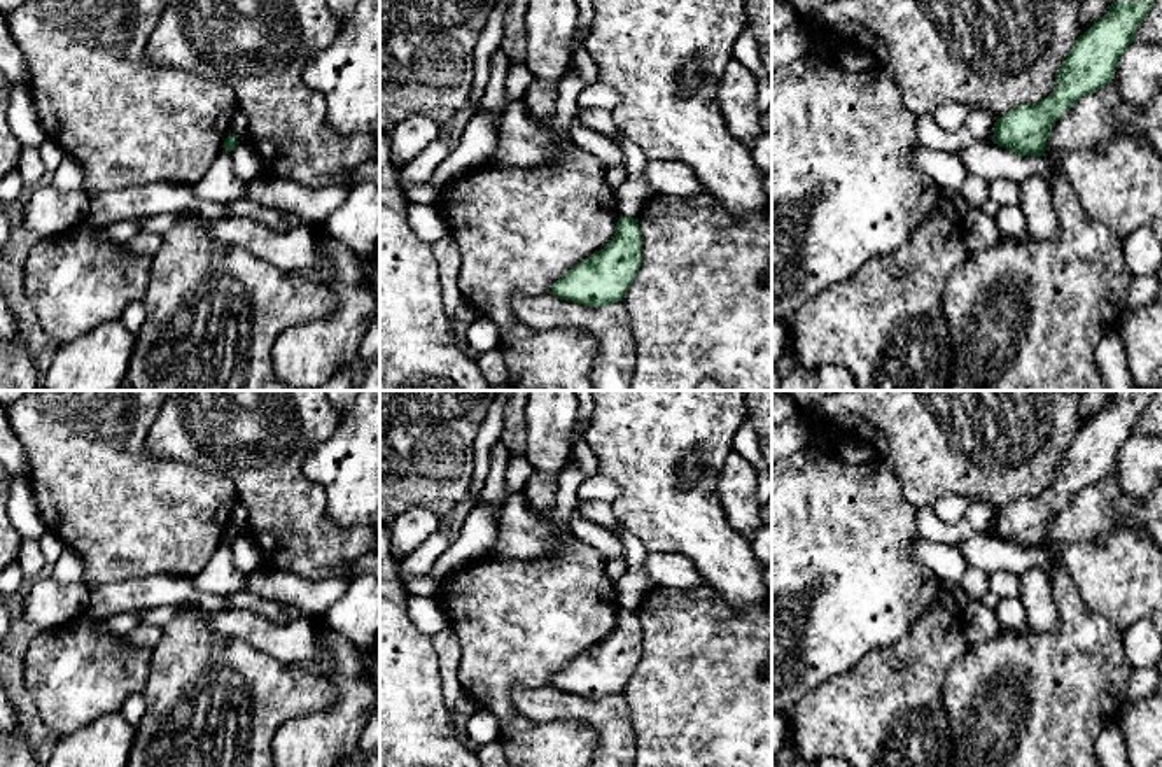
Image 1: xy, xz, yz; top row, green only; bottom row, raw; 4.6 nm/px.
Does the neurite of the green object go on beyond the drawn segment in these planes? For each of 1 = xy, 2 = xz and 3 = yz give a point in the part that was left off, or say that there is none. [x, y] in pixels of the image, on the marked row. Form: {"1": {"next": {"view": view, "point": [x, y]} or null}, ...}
{"1": {"next": null}, "2": {"next": null}, "3": {"next": null}}

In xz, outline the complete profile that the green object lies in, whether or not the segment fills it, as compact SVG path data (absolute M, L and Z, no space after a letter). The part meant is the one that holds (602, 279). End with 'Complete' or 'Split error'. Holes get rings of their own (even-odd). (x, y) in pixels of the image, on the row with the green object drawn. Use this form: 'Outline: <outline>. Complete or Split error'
Outline: M620 215L612 240L558 278L551 294L584 306L623 301L642 264L637 219Z. Complete

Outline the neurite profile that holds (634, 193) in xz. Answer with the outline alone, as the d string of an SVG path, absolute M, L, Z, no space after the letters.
M621 135L616 142L625 158L626 180L614 191L616 210L620 215L639 219L646 203L653 198L644 177L648 158L642 149L628 137Z

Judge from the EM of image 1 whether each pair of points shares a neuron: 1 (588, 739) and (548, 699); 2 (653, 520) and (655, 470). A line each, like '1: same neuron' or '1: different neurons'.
1: different neurons
2: same neuron

